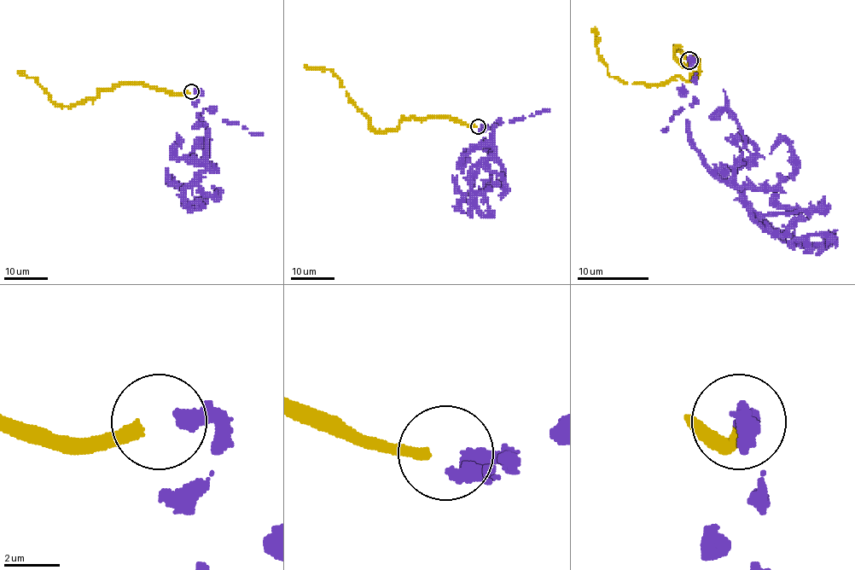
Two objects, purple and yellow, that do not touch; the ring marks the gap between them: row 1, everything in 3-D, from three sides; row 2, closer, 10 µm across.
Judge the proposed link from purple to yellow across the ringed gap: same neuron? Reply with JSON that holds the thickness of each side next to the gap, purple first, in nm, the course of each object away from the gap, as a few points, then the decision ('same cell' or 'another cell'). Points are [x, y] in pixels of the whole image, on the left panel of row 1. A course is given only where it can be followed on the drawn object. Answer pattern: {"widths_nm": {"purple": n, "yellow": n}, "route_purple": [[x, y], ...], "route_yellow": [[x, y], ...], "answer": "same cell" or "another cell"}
{"widths_nm": {"purple": 600, "yellow": 400}, "route_purple": [[194, 91], [200, 92], [197, 114], [208, 128], [206, 167], [184, 187], [184, 203], [202, 200], [203, 207]], "route_yellow": [[189, 92], [119, 83], [84, 103], [57, 106], [34, 78], [17, 72]], "answer": "same cell"}

